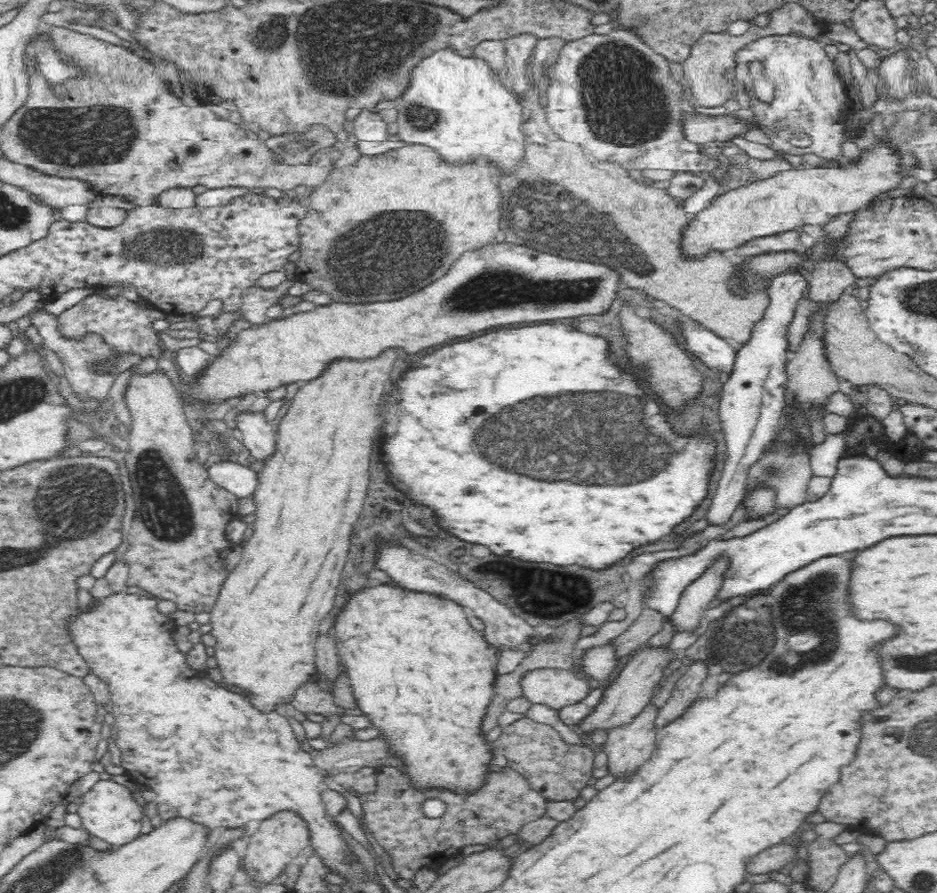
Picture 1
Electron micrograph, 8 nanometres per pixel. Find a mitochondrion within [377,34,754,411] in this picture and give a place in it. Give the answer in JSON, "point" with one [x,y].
{"point":[626,106]}

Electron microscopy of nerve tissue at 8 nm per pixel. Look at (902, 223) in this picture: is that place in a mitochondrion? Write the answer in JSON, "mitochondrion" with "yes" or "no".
{"mitochondrion":"no"}

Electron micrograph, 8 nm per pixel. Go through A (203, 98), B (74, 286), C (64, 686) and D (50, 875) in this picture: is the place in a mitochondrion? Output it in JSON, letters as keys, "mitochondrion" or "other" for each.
{"A":"other","B":"other","C":"other","D":"mitochondrion"}

